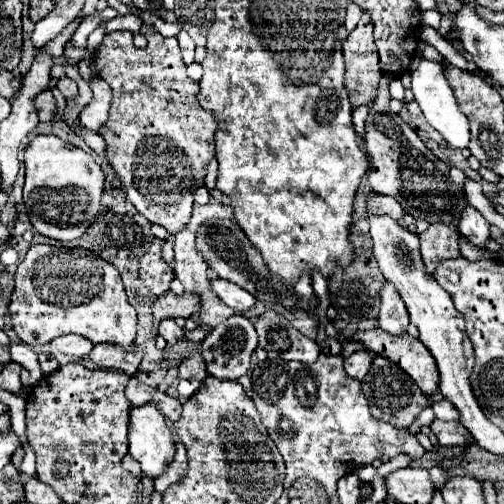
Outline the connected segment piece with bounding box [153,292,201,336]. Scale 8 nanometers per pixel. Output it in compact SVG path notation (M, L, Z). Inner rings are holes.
M165 292L161 294L155 304L153 304L153 334L157 336L159 322L163 318L191 318L197 314L201 306L201 296L199 294L173 294Z

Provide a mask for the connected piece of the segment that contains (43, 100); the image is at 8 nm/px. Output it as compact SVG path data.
M45 90L39 96L35 96L35 108L39 112L41 122L53 122L55 120L57 104L55 104L55 98L53 98L51 90Z

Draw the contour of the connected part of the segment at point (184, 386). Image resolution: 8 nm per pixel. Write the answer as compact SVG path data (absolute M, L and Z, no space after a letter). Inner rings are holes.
M181 380L179 382L179 394L185 398L191 398L201 388L203 388L203 382L199 382L199 380Z

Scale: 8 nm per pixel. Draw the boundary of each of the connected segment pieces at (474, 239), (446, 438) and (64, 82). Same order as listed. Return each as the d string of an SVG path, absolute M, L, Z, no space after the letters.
M467 206L461 214L461 222L459 222L459 232L461 236L465 236L475 248L479 250L487 250L487 242L491 240L489 234L489 222L471 206Z
M435 420L431 424L431 430L433 430L433 434L439 438L439 442L443 446L461 446L461 448L467 448L467 446L475 444L475 440L471 438L471 434L459 422Z
M59 78L57 88L65 98L75 98L75 94L77 94L77 82L71 78Z

